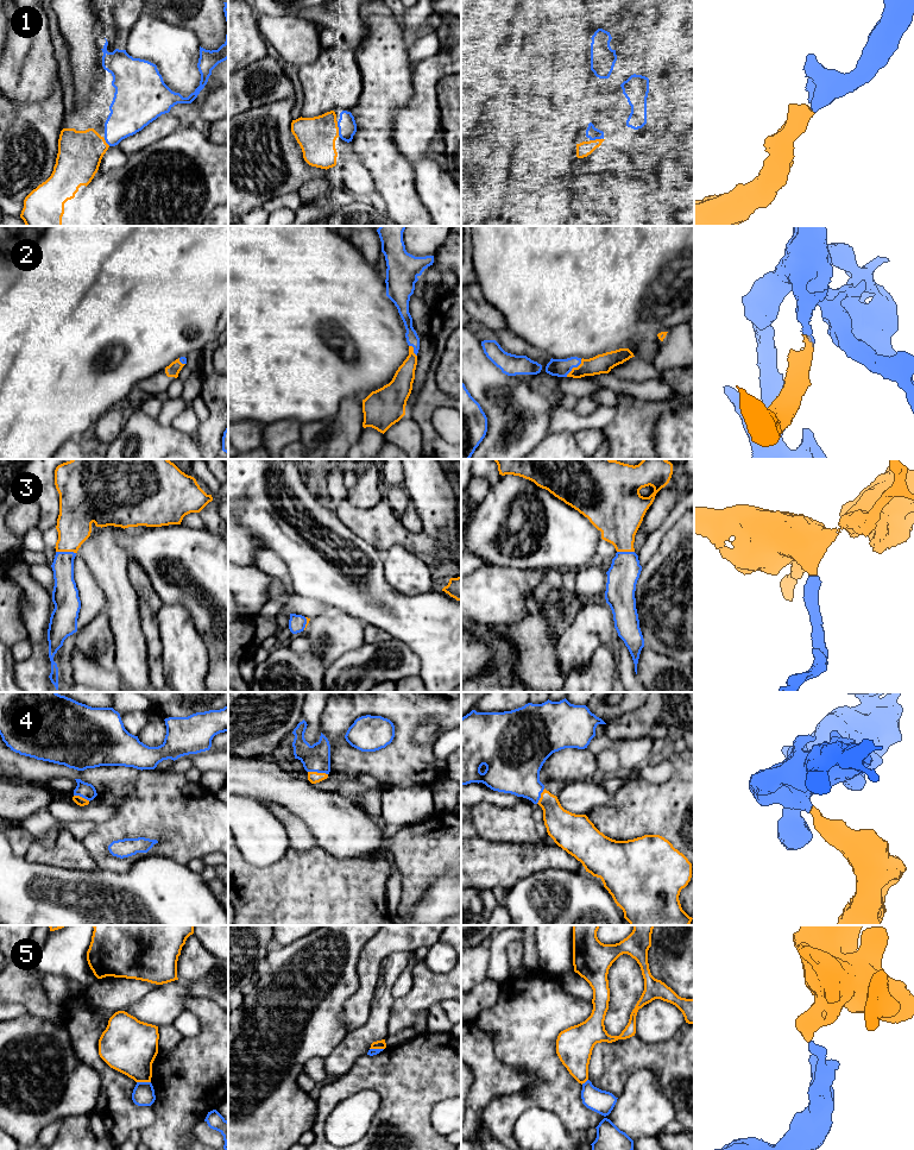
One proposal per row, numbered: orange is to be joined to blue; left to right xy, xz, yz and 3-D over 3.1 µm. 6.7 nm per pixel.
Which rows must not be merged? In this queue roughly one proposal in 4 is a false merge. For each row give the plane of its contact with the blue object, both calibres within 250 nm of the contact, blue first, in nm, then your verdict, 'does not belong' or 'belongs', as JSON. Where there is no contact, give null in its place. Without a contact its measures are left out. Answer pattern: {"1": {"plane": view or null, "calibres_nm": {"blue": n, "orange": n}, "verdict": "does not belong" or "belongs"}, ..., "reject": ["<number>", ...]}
{"1": {"plane": "xz", "calibres_nm": {"blue": 130, "orange": 260}, "verdict": "belongs"}, "2": {"plane": "yz", "calibres_nm": {"blue": 120, "orange": 130}, "verdict": "belongs"}, "3": {"plane": "xy", "calibres_nm": {"blue": 150, "orange": 240}, "verdict": "belongs"}, "4": {"plane": "xz", "calibres_nm": {"blue": 190, "orange": 80}, "verdict": "belongs"}, "5": {"plane": "xy", "calibres_nm": {"blue": 150, "orange": 360}, "verdict": "does not belong"}, "reject": ["5"]}

